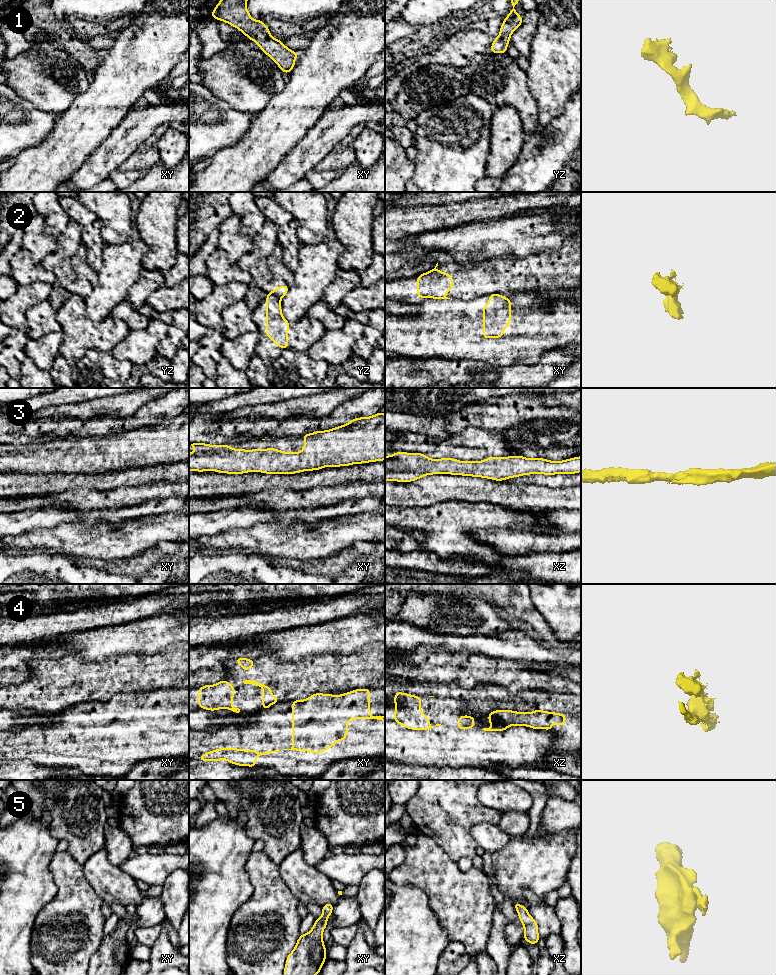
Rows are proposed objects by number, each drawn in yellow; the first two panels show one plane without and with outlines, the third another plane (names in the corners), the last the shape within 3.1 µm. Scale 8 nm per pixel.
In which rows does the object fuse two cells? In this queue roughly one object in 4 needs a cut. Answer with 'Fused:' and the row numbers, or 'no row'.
Fused: 2, 4

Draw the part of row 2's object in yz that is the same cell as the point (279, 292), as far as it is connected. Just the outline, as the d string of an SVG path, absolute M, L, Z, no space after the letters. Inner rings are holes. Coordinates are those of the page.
M284 284L283 286L279 286L277 288L274 288L273 291L268 294L273 294L281 300L286 295L288 290L289 290L289 286Z

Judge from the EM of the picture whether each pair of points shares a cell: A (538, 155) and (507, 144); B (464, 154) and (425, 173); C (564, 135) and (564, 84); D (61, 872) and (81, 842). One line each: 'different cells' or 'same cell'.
A: different cells
B: same cell
C: different cells
D: different cells

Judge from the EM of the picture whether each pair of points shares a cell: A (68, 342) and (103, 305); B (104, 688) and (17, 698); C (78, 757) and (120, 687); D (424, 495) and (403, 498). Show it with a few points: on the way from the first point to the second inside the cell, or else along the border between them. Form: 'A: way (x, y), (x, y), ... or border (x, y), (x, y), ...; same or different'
A: border (84, 300), (85, 313), (93, 321), (110, 315); different
B: way (82, 688), (50, 689), (39, 693); same
C: border (139, 694), (116, 693), (111, 698); different
D: way (419, 495), (408, 495); same

